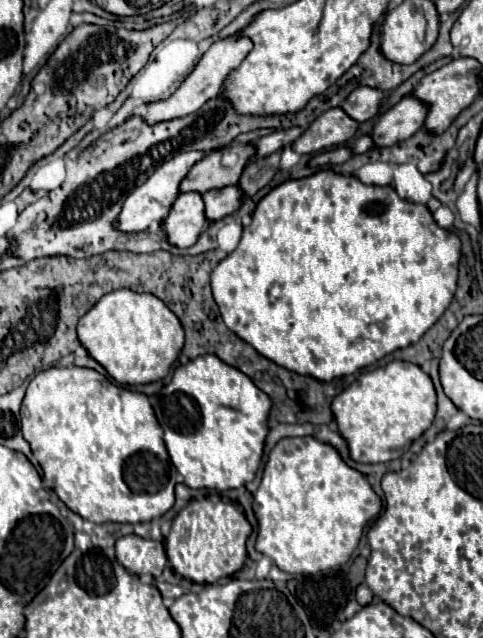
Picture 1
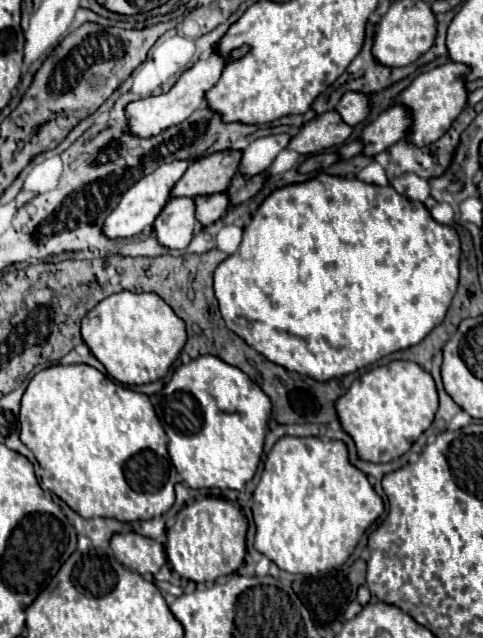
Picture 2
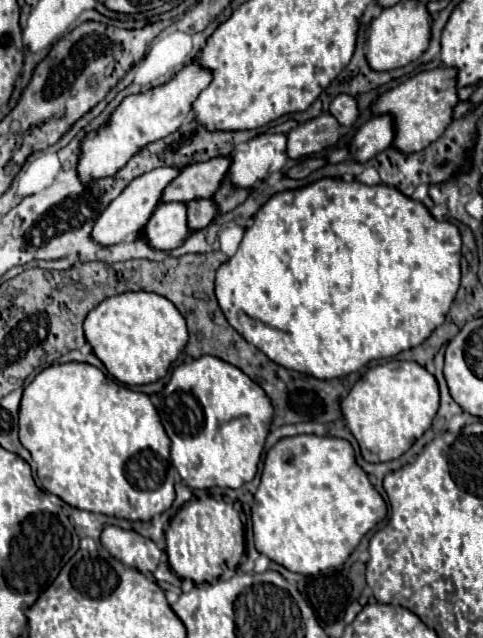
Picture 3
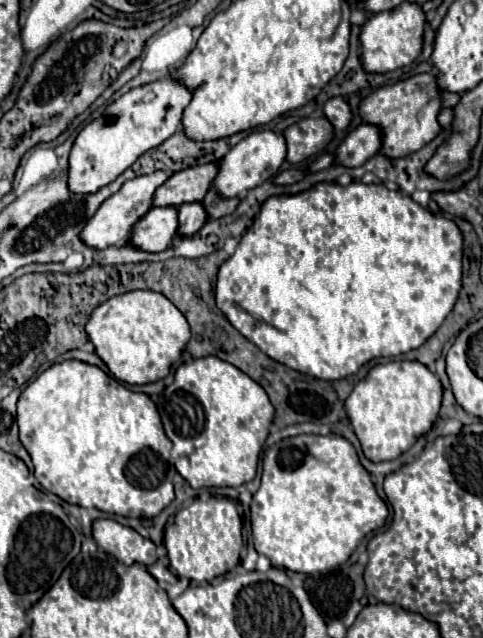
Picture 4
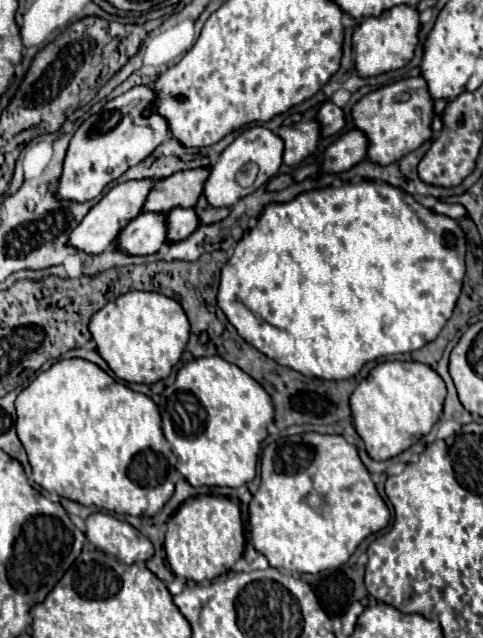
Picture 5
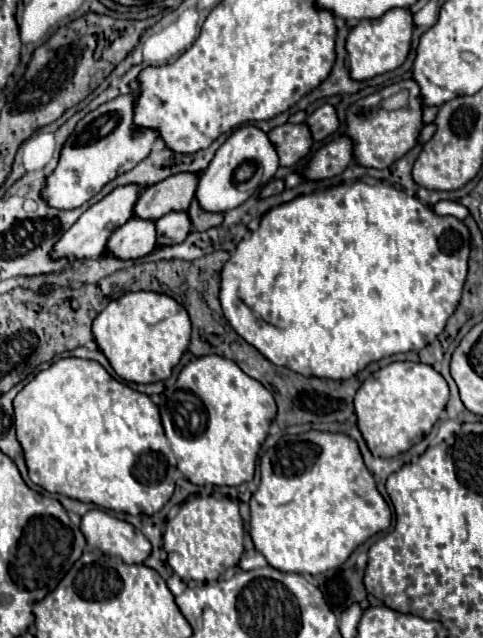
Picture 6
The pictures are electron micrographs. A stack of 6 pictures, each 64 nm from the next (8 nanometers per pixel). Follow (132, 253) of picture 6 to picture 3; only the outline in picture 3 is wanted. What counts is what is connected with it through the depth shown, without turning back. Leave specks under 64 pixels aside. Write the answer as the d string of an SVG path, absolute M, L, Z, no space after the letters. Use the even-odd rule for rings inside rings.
M182 202L158 204L150 220L142 228L142 236L154 250L174 250L188 236L186 206Z

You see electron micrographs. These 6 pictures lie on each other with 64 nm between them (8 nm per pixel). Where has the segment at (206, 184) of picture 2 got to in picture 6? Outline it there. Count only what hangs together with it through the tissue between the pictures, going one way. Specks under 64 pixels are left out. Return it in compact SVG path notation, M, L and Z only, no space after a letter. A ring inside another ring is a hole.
M186 172L144 188L134 204L134 216L156 222L168 212L186 212L194 200L196 184L198 176Z

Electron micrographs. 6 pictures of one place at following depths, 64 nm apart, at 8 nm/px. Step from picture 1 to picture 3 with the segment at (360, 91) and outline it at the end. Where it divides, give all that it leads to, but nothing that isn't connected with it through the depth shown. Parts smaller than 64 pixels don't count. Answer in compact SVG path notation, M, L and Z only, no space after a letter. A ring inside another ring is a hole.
M338 94L332 102L330 102L330 114L338 120L340 126L350 128L356 118L358 118L358 108L356 108L356 100L348 94Z

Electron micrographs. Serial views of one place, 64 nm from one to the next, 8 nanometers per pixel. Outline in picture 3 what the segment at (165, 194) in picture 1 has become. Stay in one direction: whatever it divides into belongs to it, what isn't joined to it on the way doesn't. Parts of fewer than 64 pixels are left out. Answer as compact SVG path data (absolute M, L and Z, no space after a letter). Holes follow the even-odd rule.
M162 166L146 172L142 176L138 176L136 180L132 180L124 192L112 200L112 204L108 204L108 208L104 208L104 212L100 212L96 224L92 226L92 240L96 240L100 246L112 246L112 244L120 244L120 242L128 242L128 238L134 238L140 234L140 230L144 228L144 224L148 222L150 214L156 210L162 190L178 176L178 168L170 168L170 166Z

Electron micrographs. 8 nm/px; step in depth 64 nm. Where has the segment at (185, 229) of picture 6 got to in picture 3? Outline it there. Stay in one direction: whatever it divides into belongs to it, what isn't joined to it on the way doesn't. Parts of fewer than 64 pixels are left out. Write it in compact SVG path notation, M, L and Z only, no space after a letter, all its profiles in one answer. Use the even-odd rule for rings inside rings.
M192 200L186 204L186 212L188 212L188 228L190 230L206 228L218 214L216 204L212 200Z

